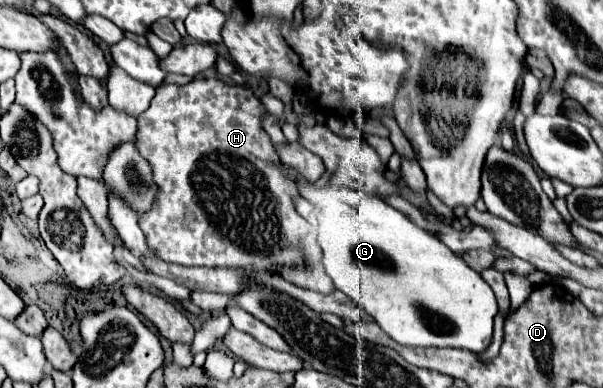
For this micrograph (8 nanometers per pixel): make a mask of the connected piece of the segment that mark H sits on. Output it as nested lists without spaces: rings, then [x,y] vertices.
[[[218,77],[210,79],[192,79],[186,85],[163,84],[156,89],[156,95],[146,113],[138,115],[138,131],[136,131],[136,149],[152,167],[152,181],[158,185],[158,193],[154,197],[154,205],[150,211],[140,215],[140,229],[146,235],[146,245],[164,261],[188,265],[188,267],[256,267],[260,271],[272,271],[274,267],[304,267],[308,263],[303,251],[309,234],[309,221],[298,215],[294,209],[294,199],[298,197],[298,189],[294,181],[282,171],[282,161],[272,145],[268,133],[262,129],[262,117],[266,115],[266,107],[262,101],[244,85],[228,85]]]

